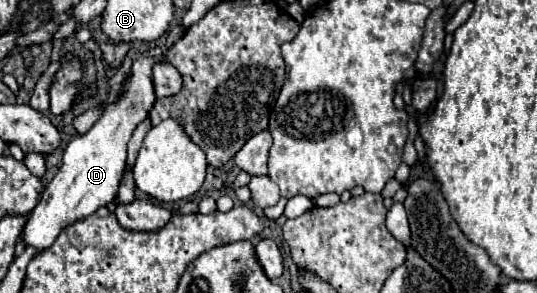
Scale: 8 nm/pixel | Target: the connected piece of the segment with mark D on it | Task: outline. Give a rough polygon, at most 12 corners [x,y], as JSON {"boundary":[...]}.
{"boundary":[[140,55],[126,93],[68,143],[22,231],[48,249],[116,199],[126,145],[156,99]]}

